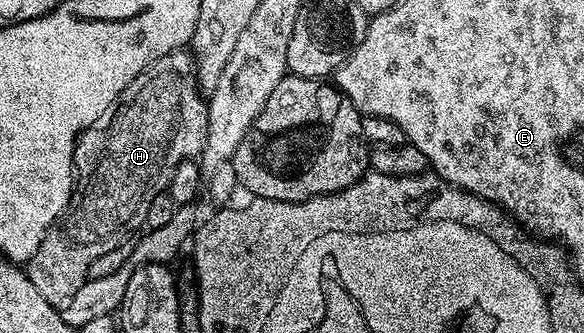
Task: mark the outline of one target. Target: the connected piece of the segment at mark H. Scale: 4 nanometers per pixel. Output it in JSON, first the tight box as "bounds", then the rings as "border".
{"bounds":[25,50,207,305],"border":[[[190,50],[174,51],[148,65],[119,95],[106,122],[87,128],[75,140],[75,186],[71,202],[47,230],[37,253],[25,264],[29,281],[37,285],[41,297],[56,305],[67,303],[88,279],[89,265],[104,253],[124,246],[127,235],[144,226],[153,197],[166,192],[177,165],[203,154],[206,136],[207,99],[195,79],[195,61]]]}

